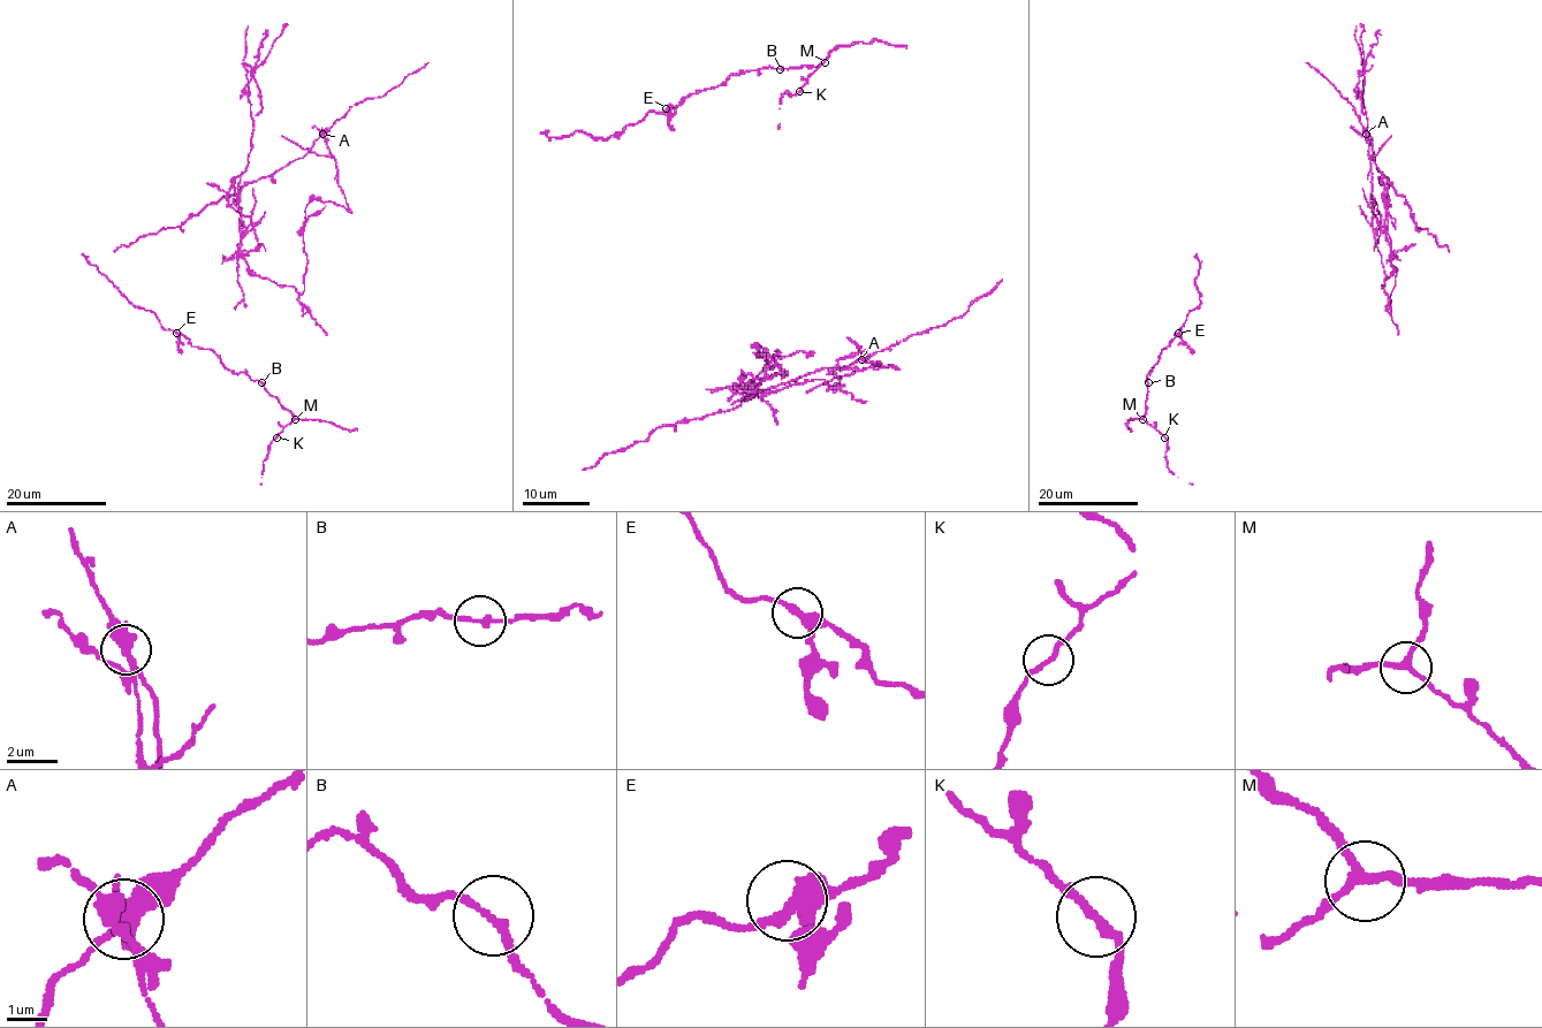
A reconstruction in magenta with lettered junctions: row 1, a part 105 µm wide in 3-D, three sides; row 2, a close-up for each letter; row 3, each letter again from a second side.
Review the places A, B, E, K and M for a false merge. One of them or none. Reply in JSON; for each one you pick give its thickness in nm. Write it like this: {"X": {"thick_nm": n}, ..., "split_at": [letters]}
{"A": {"thick_nm": 340}, "split_at": ["A"]}

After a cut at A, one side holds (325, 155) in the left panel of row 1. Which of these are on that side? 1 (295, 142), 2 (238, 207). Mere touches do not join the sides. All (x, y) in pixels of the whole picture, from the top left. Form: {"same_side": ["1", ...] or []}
{"same_side": ["1", "2"]}

